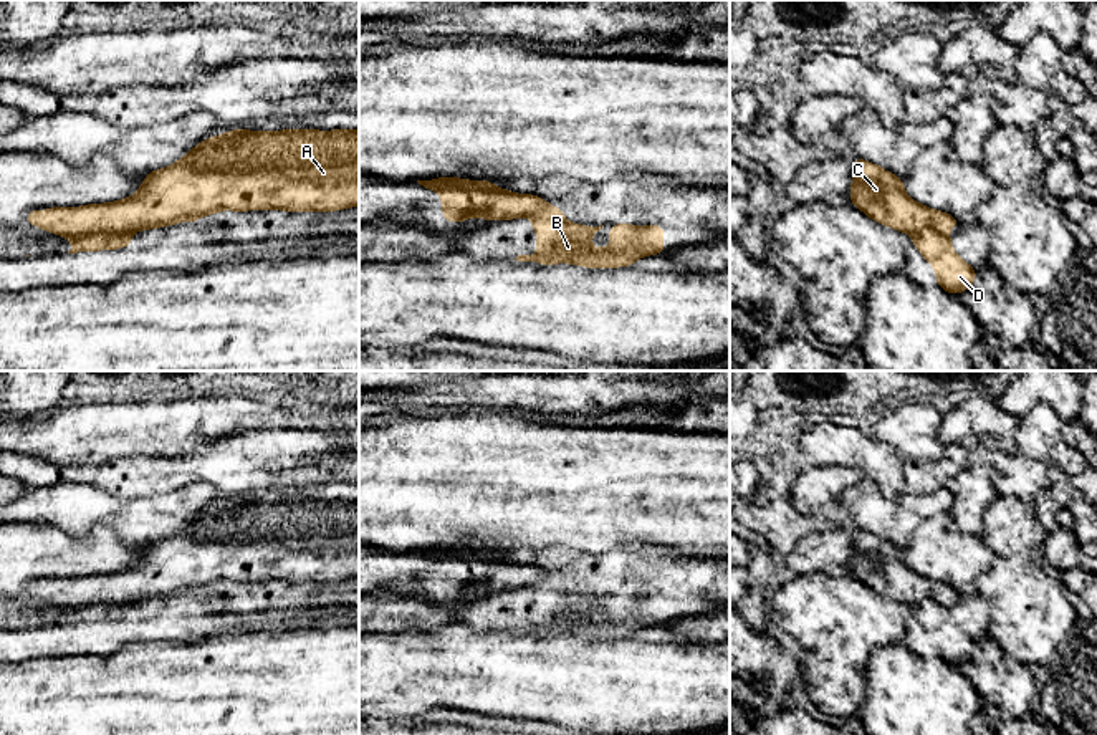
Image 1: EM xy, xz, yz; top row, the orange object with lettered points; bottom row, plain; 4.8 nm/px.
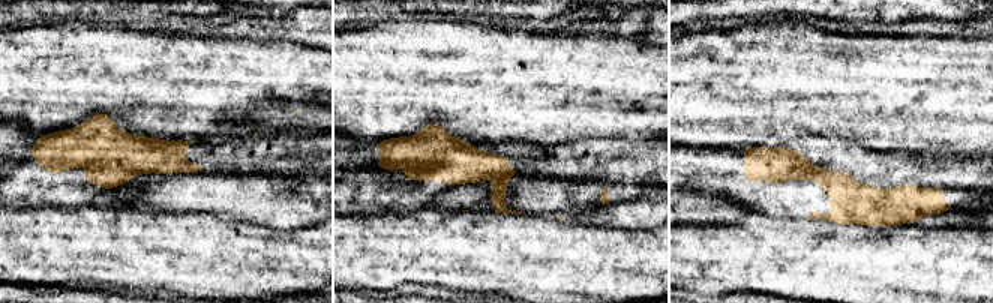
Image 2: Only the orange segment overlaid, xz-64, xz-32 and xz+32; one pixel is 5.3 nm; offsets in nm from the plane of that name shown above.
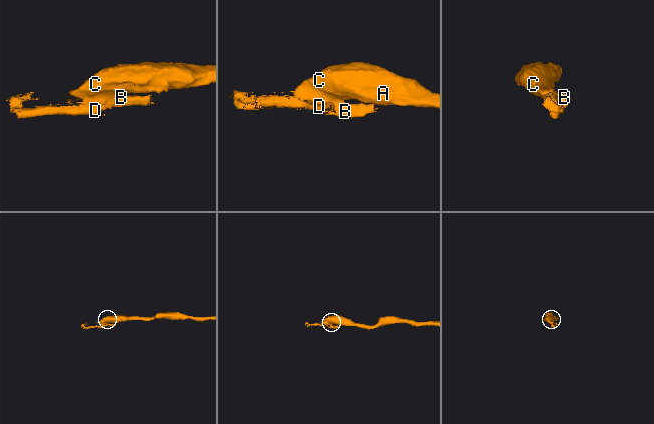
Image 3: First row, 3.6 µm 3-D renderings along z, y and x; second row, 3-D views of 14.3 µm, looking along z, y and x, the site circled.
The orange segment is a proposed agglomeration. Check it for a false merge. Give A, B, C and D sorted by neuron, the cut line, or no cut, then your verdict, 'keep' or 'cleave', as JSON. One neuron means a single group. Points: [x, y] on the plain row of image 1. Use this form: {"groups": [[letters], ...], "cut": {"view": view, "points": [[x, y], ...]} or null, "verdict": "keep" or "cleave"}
{"groups": [["A", "C"], ["B", "D"]], "cut": {"view": "xy", "points": [[128, 605], [85, 603], [68, 608]]}, "verdict": "cleave"}

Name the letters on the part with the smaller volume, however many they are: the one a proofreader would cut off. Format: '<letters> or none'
B, D

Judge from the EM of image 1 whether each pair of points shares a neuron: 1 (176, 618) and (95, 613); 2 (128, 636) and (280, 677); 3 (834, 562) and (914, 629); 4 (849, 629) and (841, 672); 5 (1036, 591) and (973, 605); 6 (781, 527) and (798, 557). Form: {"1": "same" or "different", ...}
{"1": "different", "2": "different", "3": "different", "4": "same", "5": "different", "6": "different"}

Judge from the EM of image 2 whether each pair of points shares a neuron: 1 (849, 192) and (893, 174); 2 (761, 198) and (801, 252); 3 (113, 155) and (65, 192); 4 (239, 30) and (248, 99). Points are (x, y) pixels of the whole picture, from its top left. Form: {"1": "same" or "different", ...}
{"1": "different", "2": "different", "3": "same", "4": "different"}

